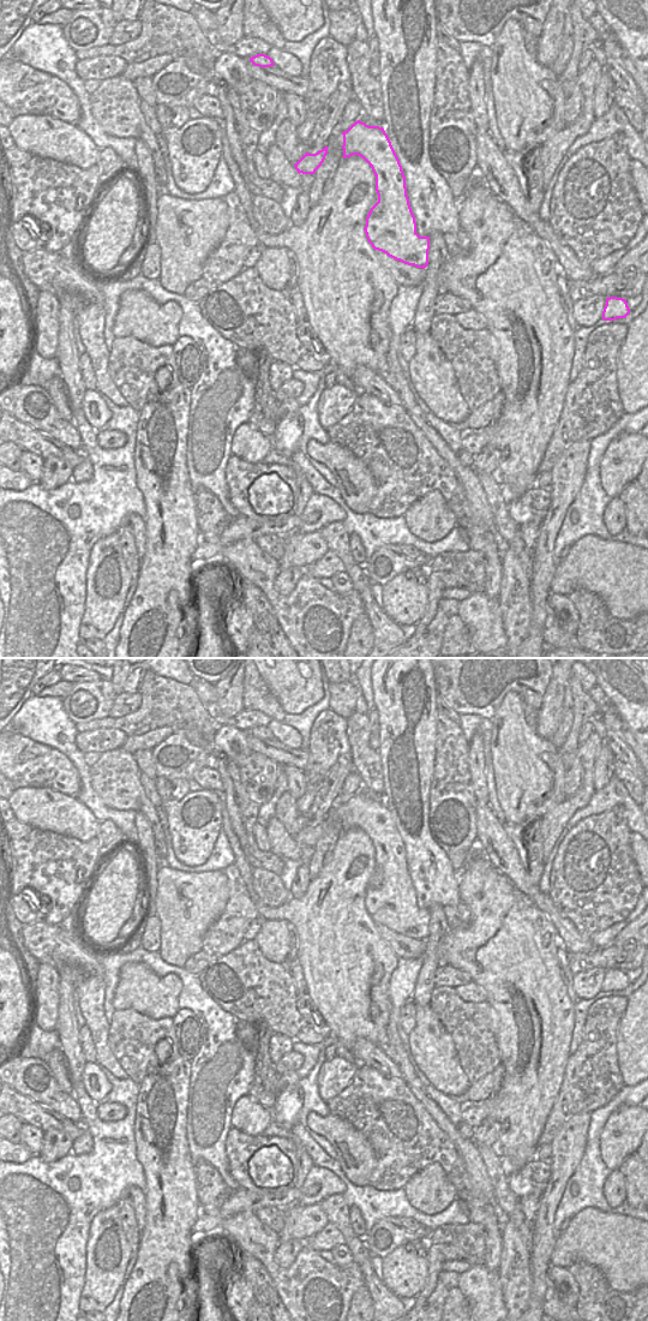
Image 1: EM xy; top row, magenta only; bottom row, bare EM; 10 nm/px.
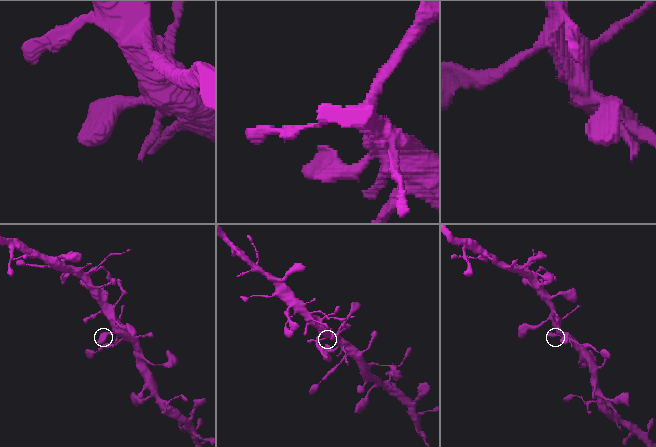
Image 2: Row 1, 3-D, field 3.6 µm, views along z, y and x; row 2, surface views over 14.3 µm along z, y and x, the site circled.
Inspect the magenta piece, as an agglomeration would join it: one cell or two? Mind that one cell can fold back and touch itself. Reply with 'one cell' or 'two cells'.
one cell

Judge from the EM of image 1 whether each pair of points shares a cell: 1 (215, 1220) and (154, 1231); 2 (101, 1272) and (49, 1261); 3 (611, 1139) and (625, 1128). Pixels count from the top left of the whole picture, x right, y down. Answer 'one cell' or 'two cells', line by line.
1: two cells
2: two cells
3: one cell

